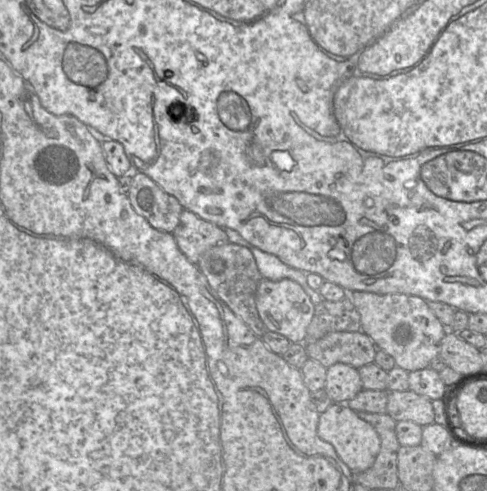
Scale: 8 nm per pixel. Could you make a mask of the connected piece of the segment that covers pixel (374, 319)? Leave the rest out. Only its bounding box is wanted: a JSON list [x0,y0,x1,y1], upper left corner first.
[348,291,447,371]

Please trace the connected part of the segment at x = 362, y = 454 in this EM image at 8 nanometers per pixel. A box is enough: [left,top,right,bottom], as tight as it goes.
[317,403,380,473]

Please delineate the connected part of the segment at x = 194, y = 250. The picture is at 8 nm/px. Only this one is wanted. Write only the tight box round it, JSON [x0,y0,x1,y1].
[172,209,231,264]

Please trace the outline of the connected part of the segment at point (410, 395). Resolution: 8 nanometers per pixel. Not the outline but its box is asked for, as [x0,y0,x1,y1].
[387,390,434,427]

